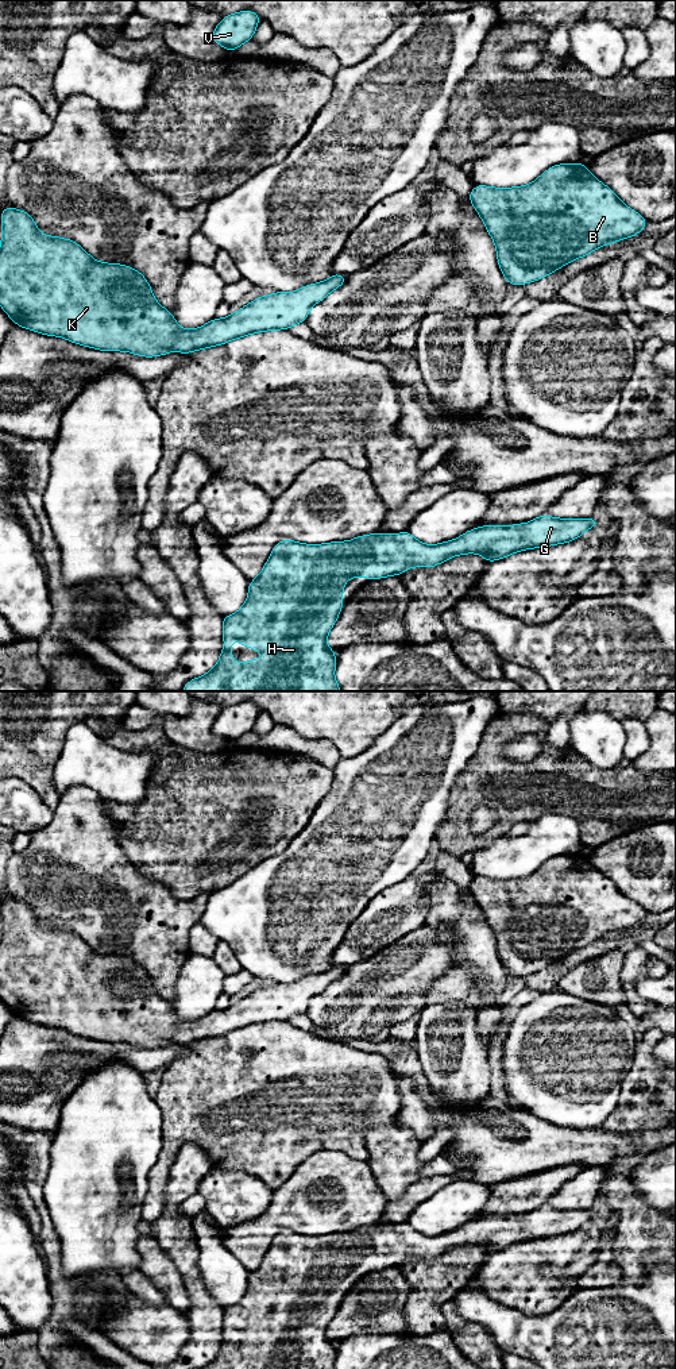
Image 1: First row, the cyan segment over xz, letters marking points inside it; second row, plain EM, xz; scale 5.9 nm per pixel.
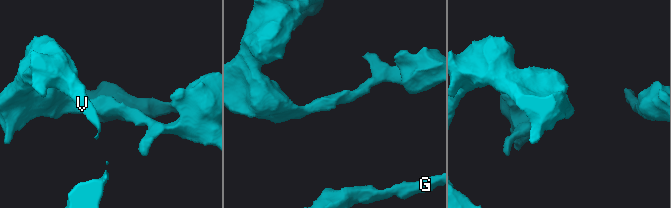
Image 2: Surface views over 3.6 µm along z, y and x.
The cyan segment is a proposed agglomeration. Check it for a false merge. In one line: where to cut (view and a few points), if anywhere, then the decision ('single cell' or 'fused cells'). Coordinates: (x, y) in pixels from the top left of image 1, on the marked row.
no cut | single cell

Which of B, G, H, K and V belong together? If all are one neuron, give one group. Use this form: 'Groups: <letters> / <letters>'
Groups: B G H K V

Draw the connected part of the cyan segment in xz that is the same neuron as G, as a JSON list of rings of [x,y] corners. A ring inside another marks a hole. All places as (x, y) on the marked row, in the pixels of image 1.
[[[542,514],[526,524],[479,527],[434,545],[418,541],[407,531],[398,535],[376,532],[327,544],[278,541],[259,576],[250,581],[248,597],[242,609],[223,617],[224,645],[217,664],[208,674],[186,682],[182,691],[341,691],[333,676],[336,652],[327,645],[327,635],[341,612],[343,587],[348,579],[358,575],[370,581],[401,576],[406,568],[436,567],[449,558],[474,552],[490,563],[522,549],[573,541],[596,525],[599,521],[595,516],[555,518]],[[233,640],[263,652],[271,662],[251,659],[233,663],[229,647]]]

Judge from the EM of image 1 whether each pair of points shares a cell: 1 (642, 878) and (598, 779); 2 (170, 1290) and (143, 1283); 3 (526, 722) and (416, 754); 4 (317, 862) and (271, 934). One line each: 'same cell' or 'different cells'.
1: different cells
2: different cells
3: different cells
4: same cell

